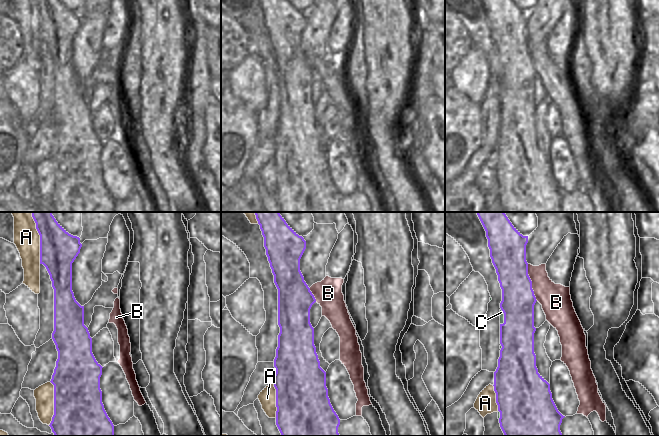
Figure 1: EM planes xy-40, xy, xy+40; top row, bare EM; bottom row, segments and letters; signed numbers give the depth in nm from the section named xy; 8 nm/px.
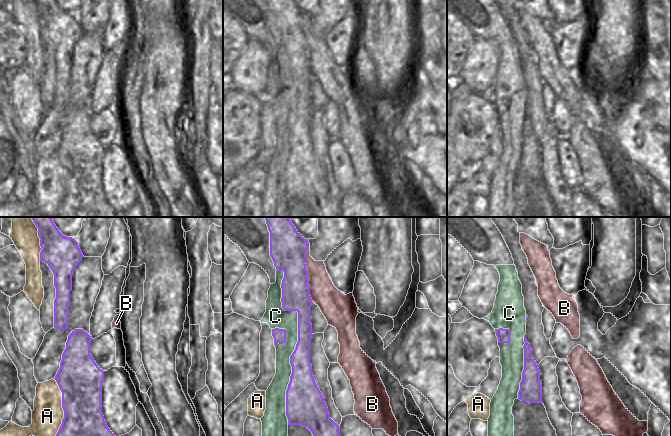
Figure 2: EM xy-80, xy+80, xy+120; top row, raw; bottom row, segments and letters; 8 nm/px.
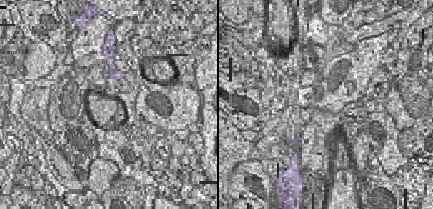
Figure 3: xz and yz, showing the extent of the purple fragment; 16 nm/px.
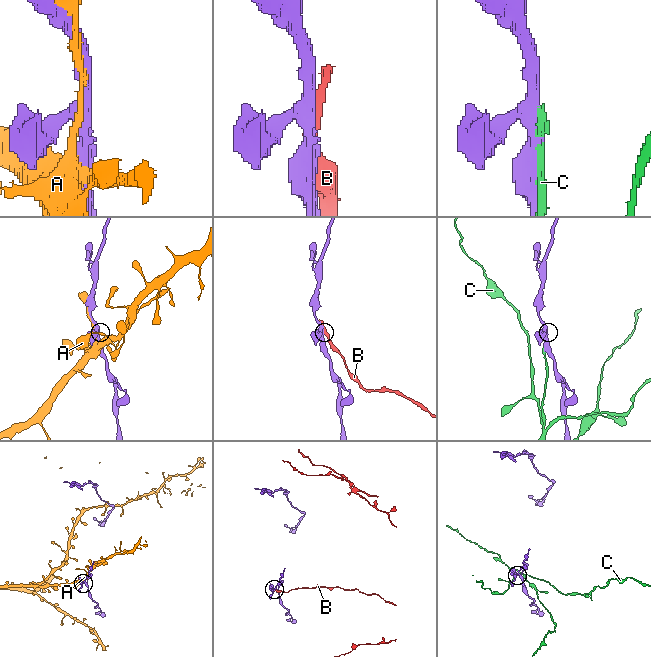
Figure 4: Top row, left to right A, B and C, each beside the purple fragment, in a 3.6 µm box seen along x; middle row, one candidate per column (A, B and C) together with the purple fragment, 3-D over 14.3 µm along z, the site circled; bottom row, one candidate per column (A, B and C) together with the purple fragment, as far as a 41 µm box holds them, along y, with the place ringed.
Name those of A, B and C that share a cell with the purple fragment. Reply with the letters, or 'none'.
none

